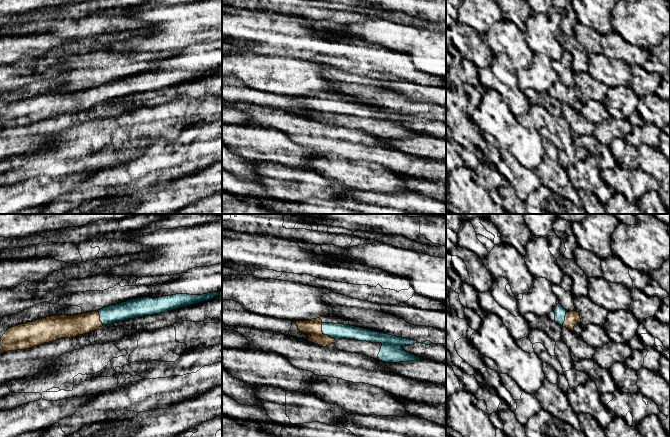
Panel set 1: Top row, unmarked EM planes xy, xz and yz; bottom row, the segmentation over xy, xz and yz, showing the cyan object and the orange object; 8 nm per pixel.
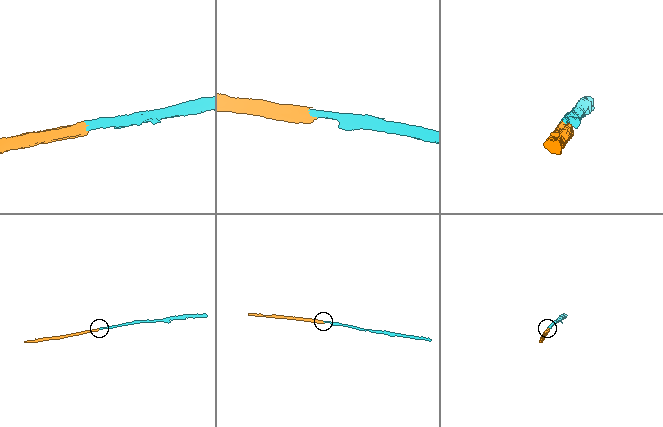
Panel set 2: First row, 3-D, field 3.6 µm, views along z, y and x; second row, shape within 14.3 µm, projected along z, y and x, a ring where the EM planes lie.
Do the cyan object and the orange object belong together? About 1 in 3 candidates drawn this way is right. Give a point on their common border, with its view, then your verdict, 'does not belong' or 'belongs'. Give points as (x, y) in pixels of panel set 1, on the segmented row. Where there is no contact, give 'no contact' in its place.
contact xz (325, 334); belongs

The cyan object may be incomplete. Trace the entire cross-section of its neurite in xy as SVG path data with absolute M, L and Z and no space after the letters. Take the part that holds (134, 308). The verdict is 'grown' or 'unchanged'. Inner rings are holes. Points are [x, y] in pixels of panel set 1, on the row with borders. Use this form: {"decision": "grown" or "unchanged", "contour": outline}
{"decision": "grown", "contour": "M220 293L202 295L176 294L159 298L137 298L107 306L98 311L73 316L50 316L9 328L0 339L0 354L25 350L61 338L90 333L99 327L128 319L160 314L208 301Z"}

